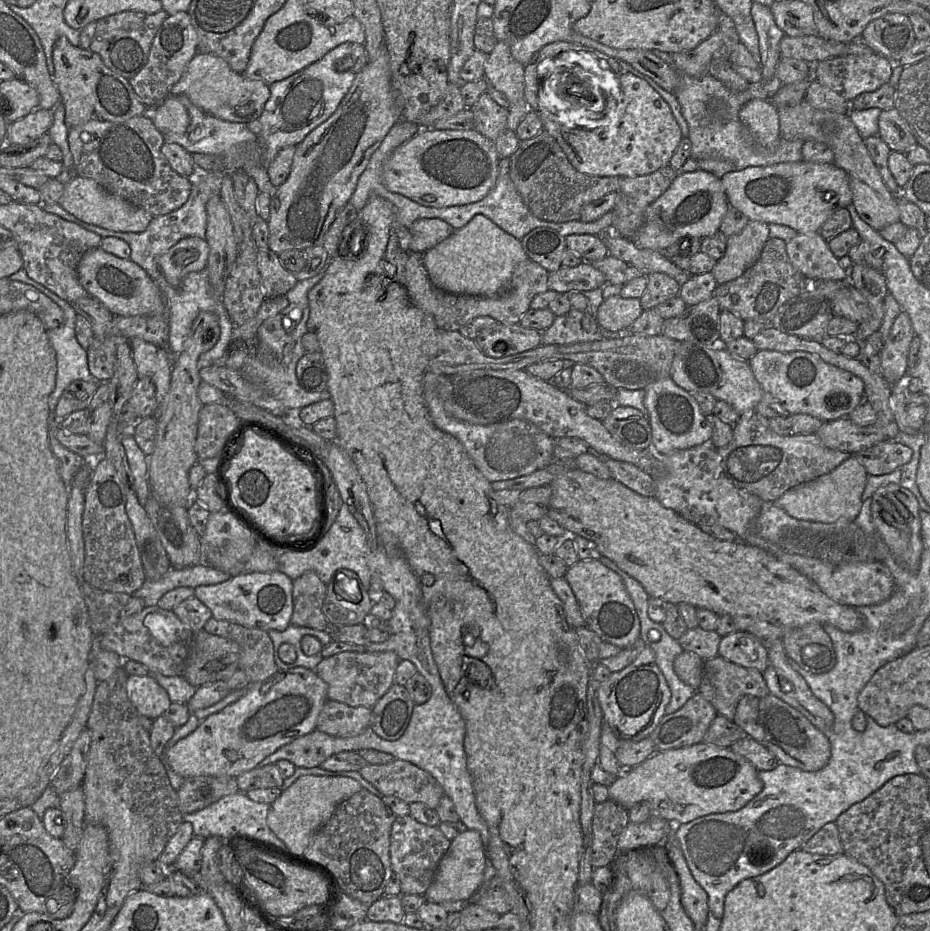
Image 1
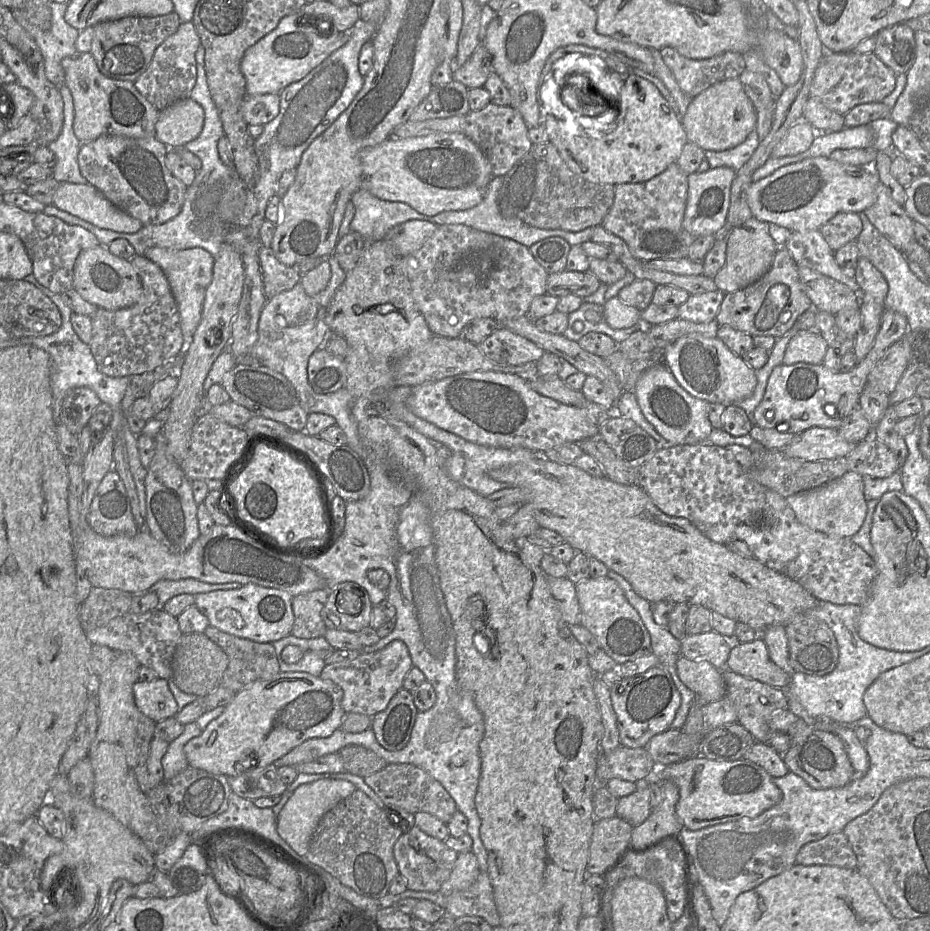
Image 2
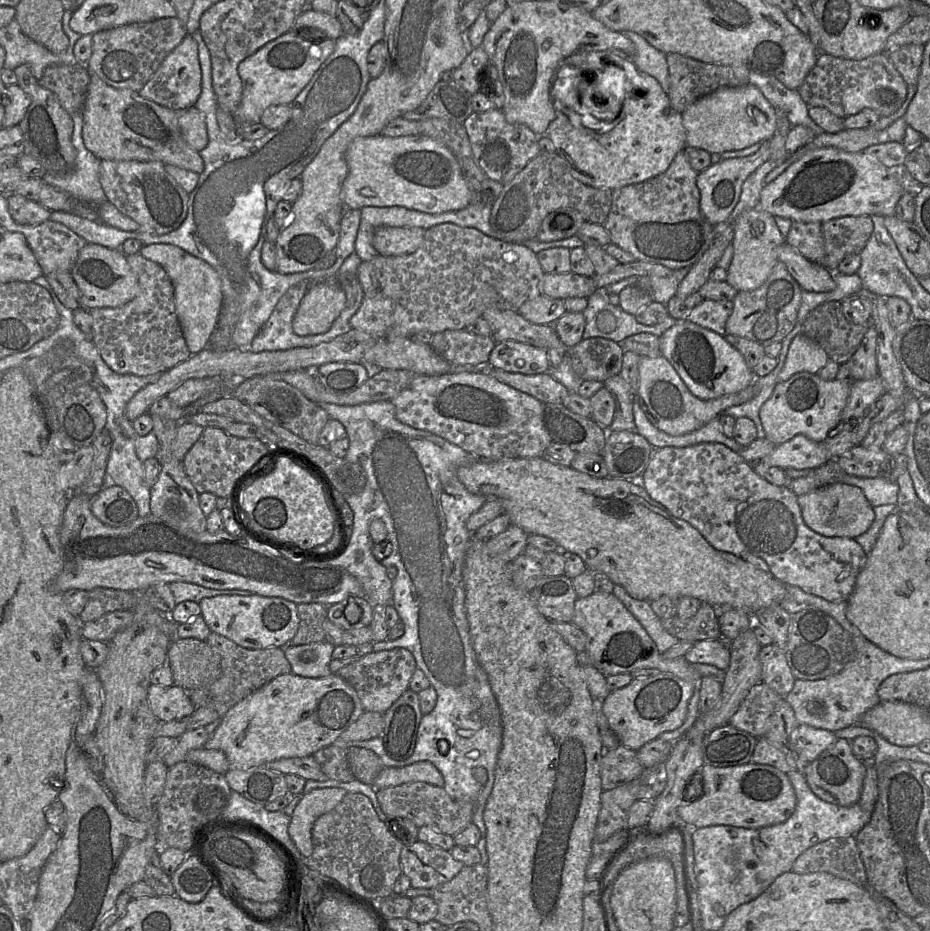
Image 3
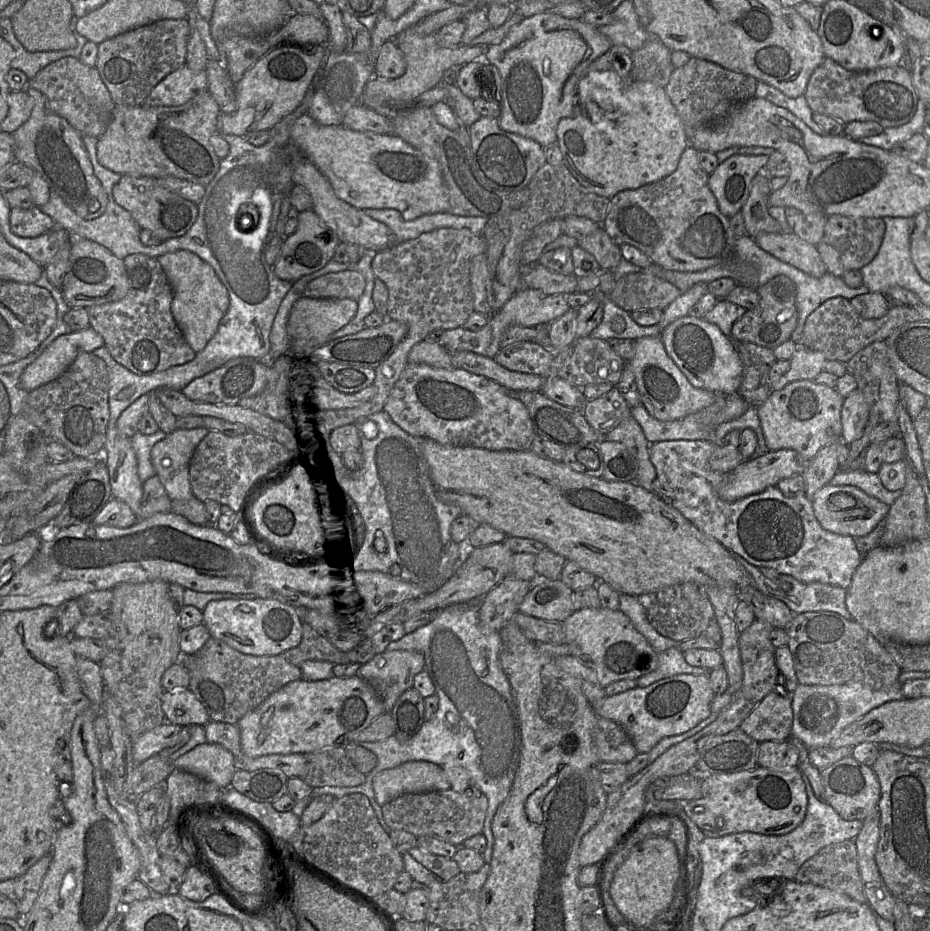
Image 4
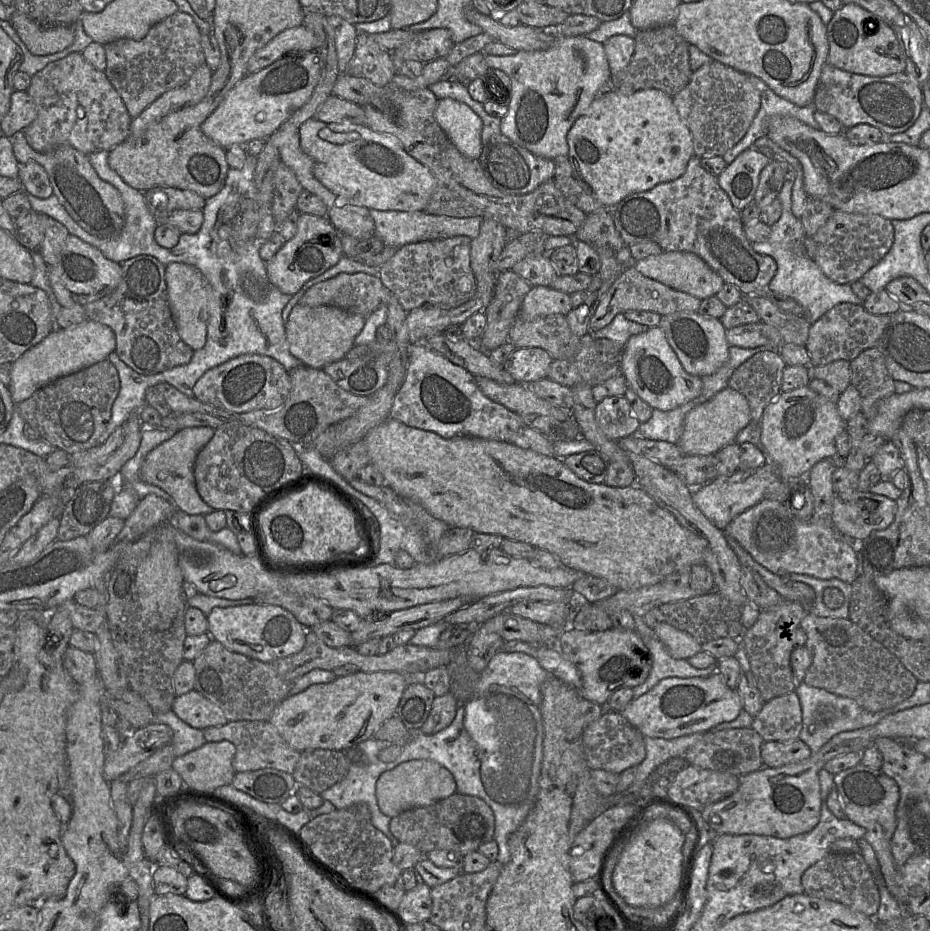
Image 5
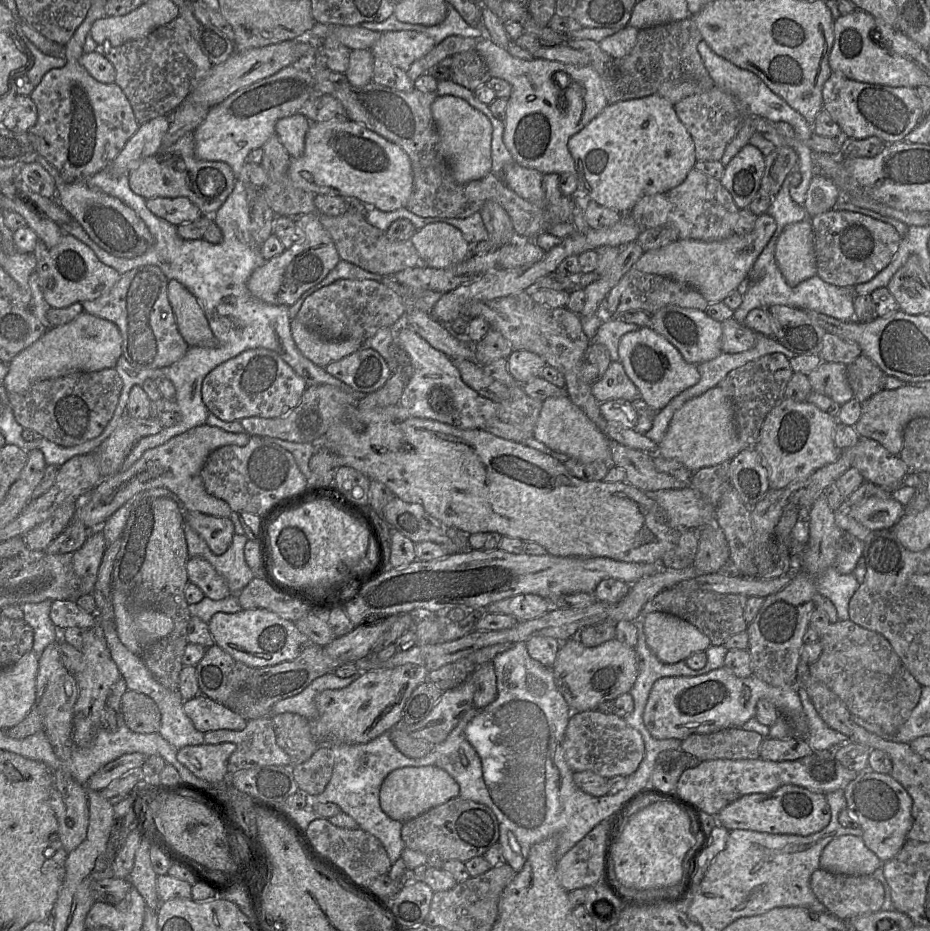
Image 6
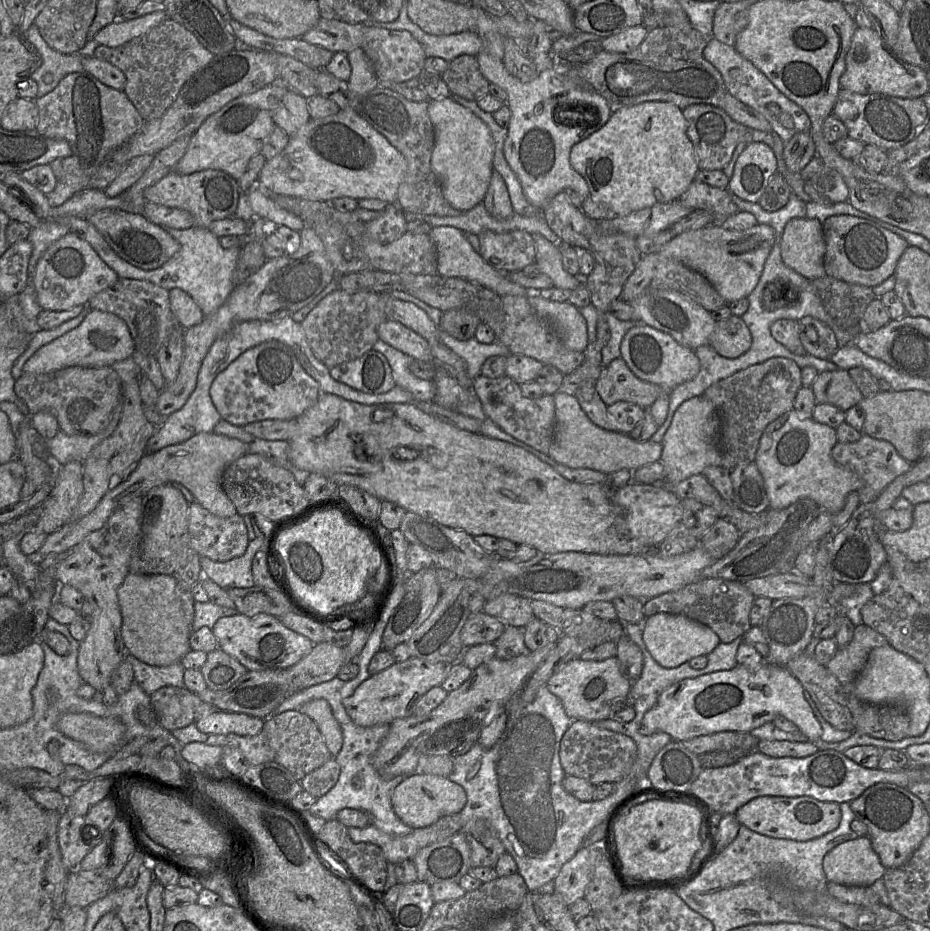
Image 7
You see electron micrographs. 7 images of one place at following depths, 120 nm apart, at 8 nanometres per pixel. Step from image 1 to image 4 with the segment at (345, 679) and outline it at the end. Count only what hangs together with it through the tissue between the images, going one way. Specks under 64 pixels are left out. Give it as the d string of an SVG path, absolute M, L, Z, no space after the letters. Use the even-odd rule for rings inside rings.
M391 650L377 653L370 661L362 664L357 675L362 677L383 701L386 712L391 712L403 692L413 687L414 677L424 670L425 660L417 651Z

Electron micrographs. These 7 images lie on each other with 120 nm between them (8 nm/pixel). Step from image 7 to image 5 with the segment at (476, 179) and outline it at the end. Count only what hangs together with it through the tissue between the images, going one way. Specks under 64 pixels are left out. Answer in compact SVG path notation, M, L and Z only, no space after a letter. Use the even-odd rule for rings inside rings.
M451 98L440 99L436 104L435 119L464 156L479 158L483 123L468 105Z

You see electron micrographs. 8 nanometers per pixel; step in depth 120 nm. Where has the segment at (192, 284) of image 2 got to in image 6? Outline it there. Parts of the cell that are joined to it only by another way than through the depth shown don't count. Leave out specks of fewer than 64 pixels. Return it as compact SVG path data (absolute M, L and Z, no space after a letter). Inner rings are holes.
M168 281L168 300L172 307L178 331L189 347L216 347L203 308L197 298L180 282Z

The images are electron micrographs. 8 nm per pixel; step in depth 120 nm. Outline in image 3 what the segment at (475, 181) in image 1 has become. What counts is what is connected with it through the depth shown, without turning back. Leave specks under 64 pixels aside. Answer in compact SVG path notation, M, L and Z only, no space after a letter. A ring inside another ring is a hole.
M383 135L358 137L347 148L348 175L341 188L346 209L400 206L426 214L462 210L471 204L471 193L453 153L440 142L427 136L388 137Z

